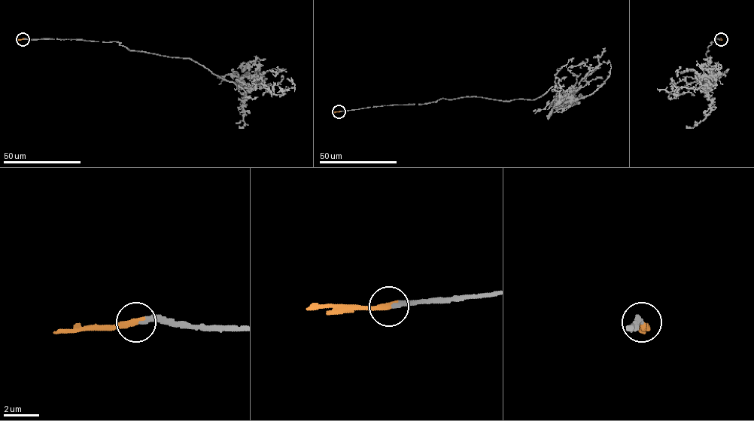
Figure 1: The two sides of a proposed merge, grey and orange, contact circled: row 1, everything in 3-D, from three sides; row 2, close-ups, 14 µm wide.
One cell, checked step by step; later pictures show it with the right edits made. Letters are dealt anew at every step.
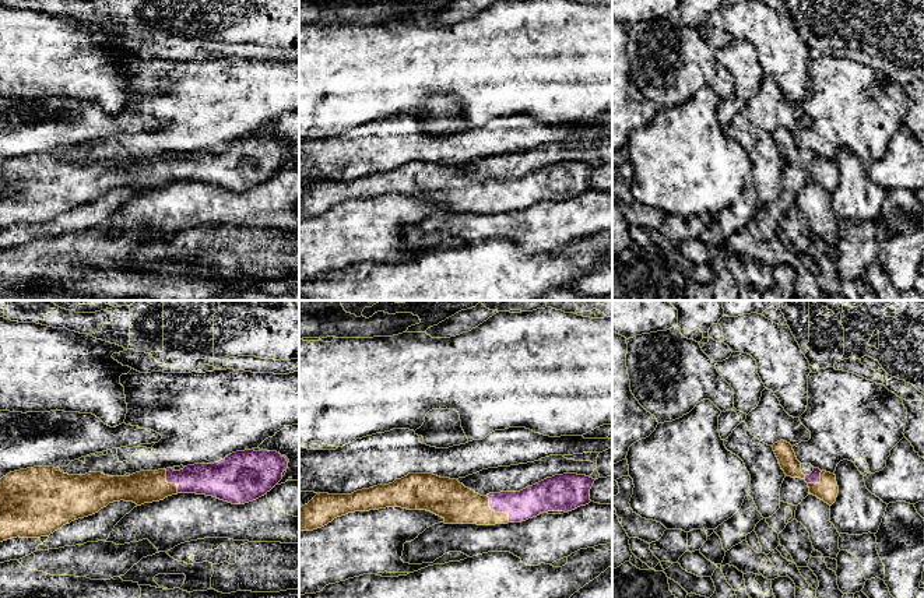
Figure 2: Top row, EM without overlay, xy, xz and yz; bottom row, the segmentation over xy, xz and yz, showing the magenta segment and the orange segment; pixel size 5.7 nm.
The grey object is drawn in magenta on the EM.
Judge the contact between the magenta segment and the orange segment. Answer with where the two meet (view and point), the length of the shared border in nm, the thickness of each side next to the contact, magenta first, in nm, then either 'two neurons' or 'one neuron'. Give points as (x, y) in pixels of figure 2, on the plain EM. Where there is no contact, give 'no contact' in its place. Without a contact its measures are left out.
contact xz (496, 199); length 200 nm; calibres 170 and 220 nm; one neuron

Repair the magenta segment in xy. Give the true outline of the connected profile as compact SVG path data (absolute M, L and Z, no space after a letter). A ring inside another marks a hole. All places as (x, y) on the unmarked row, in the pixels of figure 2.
M236 138L214 151L187 152L180 158L172 155L158 158L140 158L130 163L109 163L102 159L88 159L85 162L68 162L55 154L34 154L7 161L0 166L0 229L11 225L41 225L49 224L63 212L74 207L98 200L113 189L133 189L137 193L164 187L178 180L196 180L212 183L232 191L253 189L270 179L288 155L288 148L277 138Z

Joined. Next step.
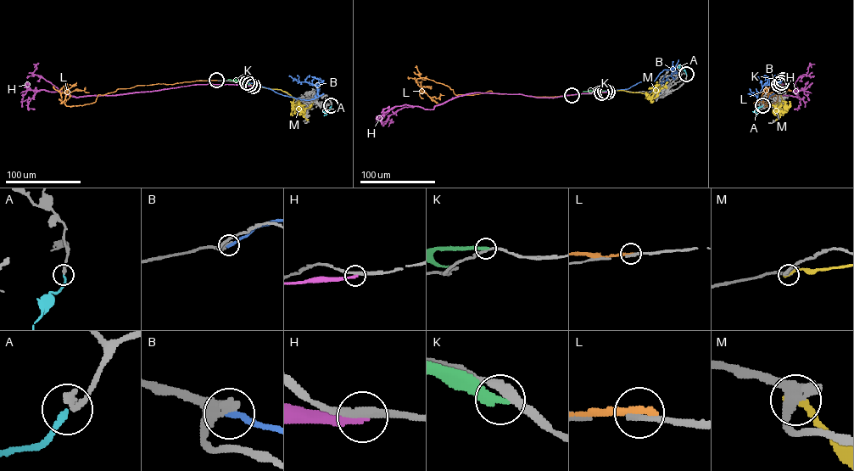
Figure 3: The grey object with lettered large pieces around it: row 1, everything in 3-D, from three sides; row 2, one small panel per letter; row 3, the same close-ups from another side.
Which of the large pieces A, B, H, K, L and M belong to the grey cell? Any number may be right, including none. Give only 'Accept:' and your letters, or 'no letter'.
Accept: A

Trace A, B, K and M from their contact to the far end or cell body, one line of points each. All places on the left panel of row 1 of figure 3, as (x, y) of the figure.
A: (331, 105), (323, 115)
B: (248, 82), (301, 99), (315, 97), (315, 85), (299, 82), (289, 76)
K: (249, 84), (227, 79)
M: (247, 82), (287, 92), (294, 104), (304, 109), (313, 102)

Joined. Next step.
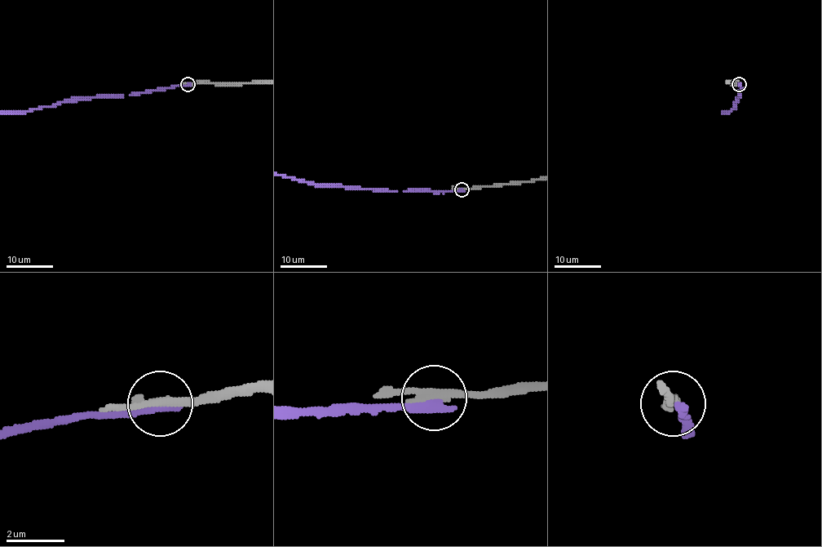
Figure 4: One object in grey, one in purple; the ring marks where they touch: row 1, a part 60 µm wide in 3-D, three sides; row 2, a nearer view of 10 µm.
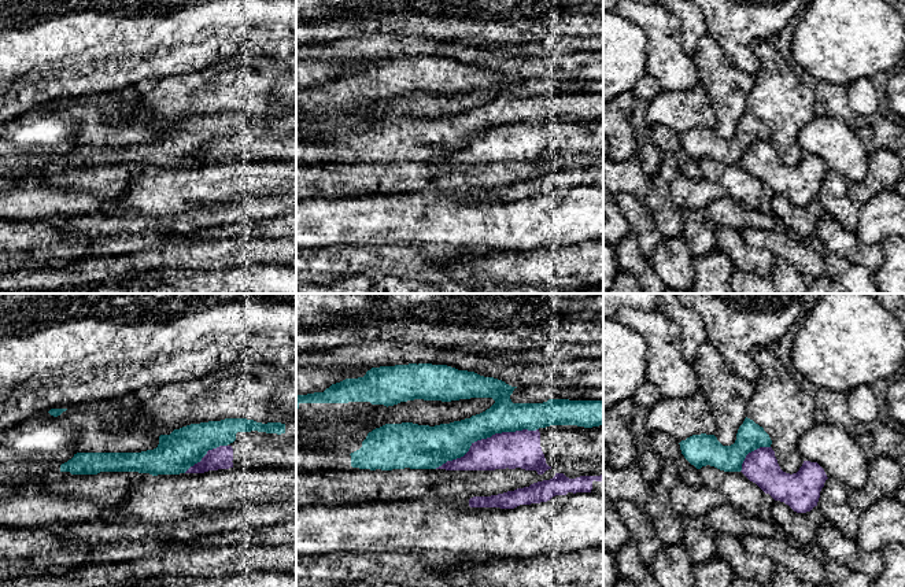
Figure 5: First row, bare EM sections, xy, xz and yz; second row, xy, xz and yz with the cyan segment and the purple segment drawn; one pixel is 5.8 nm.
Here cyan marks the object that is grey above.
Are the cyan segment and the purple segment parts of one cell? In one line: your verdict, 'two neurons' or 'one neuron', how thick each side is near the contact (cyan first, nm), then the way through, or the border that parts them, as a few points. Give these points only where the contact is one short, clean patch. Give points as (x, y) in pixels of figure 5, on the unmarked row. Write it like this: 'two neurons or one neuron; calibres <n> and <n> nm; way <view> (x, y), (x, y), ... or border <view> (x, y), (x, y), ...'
two neurons; calibres 220 and 220 nm

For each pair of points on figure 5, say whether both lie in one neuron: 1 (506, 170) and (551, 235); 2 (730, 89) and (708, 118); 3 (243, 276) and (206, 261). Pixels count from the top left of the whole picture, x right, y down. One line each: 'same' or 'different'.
1: different
2: different
3: different

